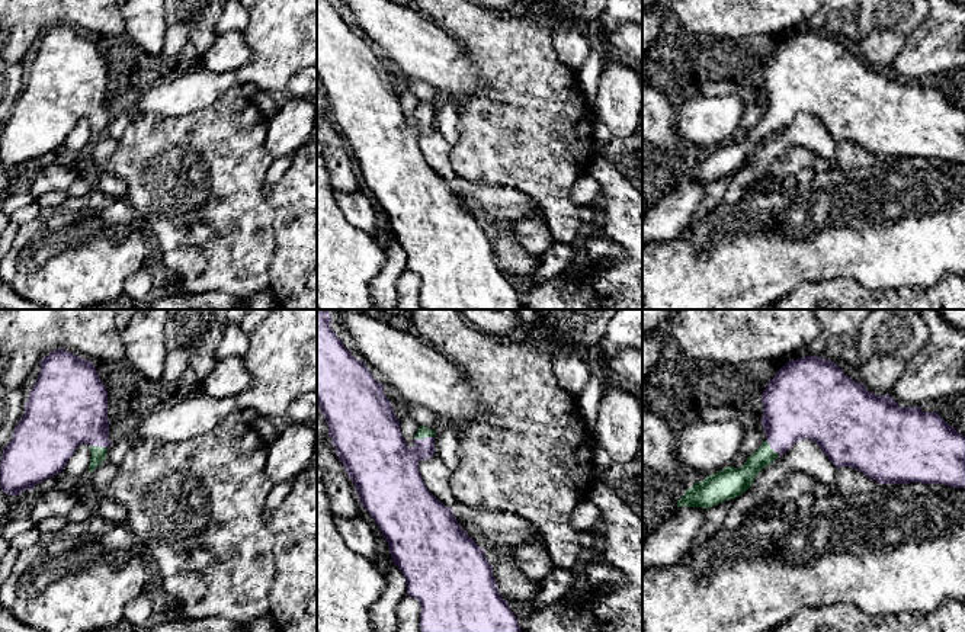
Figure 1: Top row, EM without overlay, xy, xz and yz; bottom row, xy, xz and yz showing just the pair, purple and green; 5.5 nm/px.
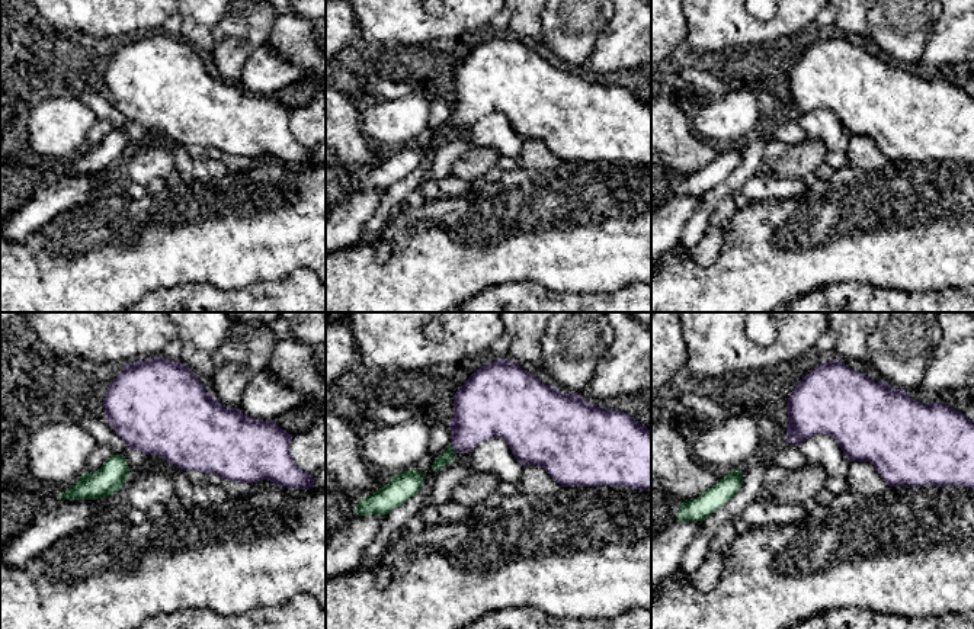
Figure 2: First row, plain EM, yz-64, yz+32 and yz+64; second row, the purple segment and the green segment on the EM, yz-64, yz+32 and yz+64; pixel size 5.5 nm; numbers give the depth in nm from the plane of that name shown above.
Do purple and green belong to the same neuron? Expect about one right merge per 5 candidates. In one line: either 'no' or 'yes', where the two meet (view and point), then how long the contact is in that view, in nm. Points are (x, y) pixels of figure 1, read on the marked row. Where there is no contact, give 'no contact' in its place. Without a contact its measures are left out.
yes | xz (425, 438) | 110 nm

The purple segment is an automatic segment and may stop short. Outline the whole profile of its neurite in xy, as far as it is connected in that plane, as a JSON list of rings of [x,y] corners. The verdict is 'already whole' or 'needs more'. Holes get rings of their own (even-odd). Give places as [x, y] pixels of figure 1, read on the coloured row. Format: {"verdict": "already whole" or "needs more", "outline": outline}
{"verdict": "needs more", "outline": [[[64,349],[54,350],[41,362],[41,372],[25,404],[12,440],[0,459],[0,488],[12,495],[33,490],[36,484],[64,469],[76,449],[86,443],[92,459],[89,474],[106,461],[109,440],[108,392],[93,362]]]}

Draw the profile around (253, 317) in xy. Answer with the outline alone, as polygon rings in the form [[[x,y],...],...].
[[[249,309],[243,317],[240,325],[241,328],[250,334],[256,330],[256,327],[269,315],[272,309]]]

